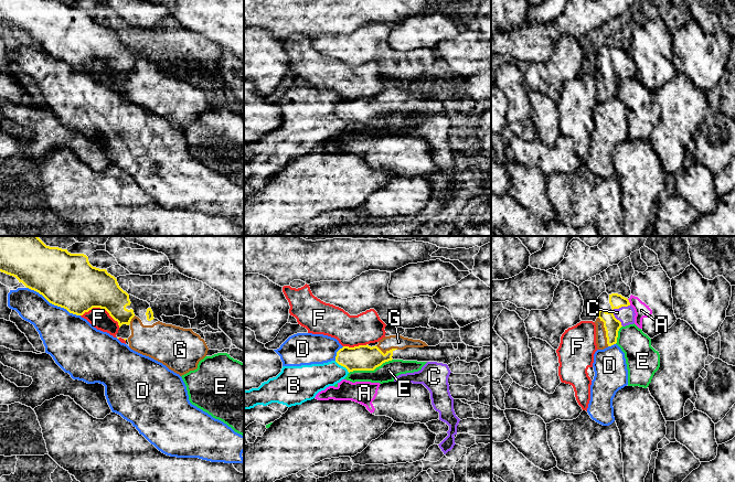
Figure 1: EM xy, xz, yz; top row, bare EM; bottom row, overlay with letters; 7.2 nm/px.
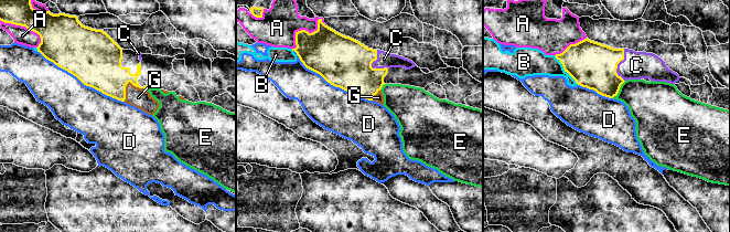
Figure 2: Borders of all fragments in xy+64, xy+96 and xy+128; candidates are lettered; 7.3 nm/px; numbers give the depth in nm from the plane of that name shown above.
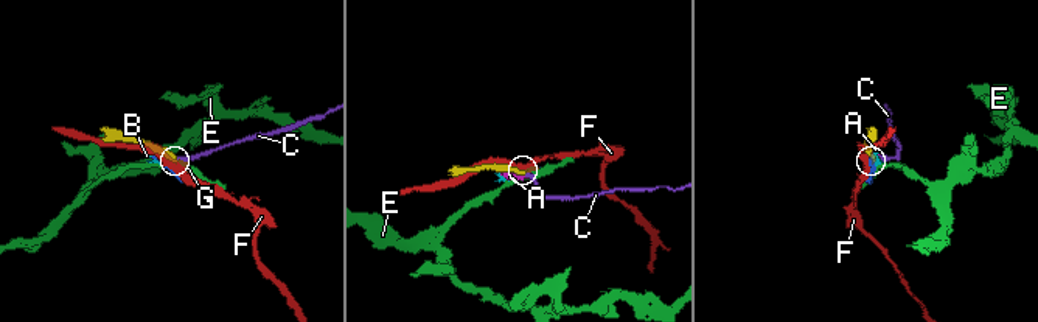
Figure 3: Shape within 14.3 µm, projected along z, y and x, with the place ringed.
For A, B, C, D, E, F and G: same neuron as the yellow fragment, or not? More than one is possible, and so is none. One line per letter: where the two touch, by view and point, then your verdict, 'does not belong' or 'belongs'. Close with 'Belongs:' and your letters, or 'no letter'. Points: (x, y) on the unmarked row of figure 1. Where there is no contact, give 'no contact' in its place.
A: contact yz (629, 55); does not belong
B: contact xz (342, 118); does not belong
C: contact yz (613, 63); belongs
D: contact xy (53, 56); does not belong
E: contact xz (370, 122); does not belong
F: contact xy (102, 61); does not belong
G: contact yz (605, 83); belongs
Belongs: C, G

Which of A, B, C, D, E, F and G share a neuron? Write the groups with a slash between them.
A / B D / C G / E / F

